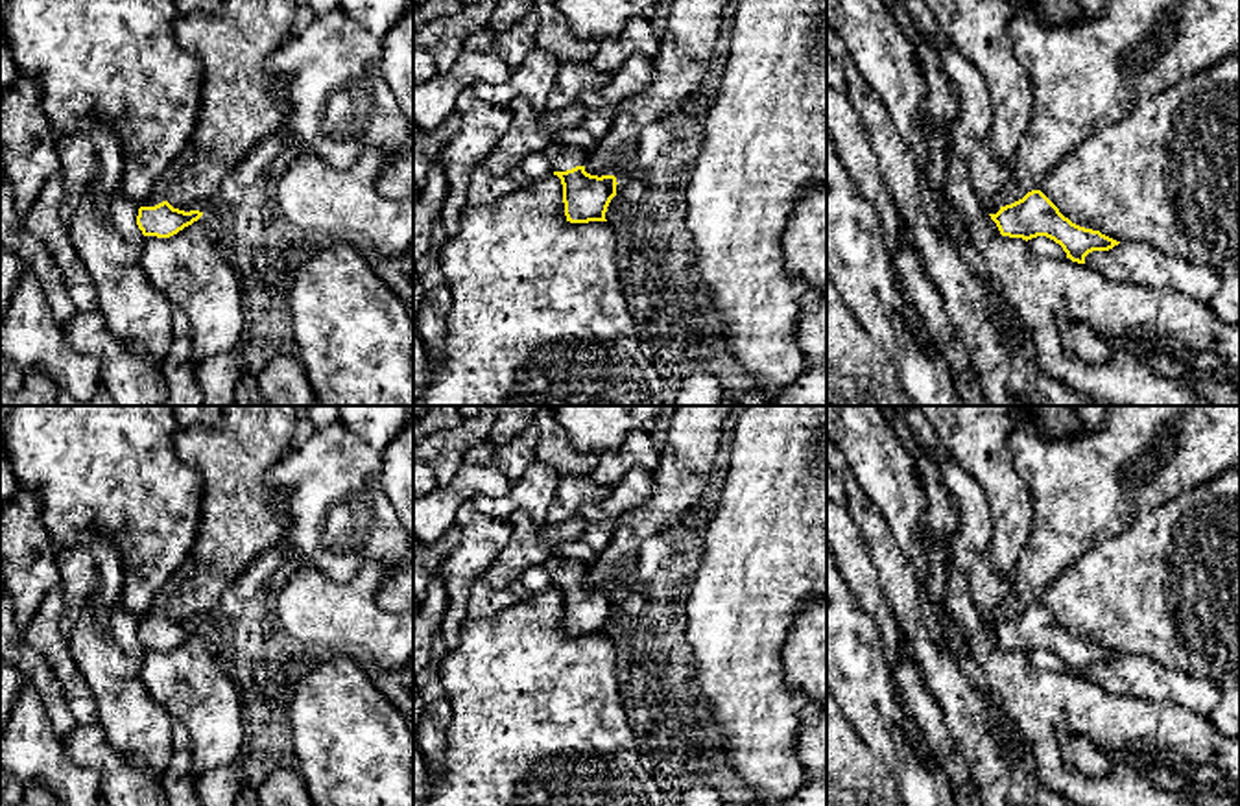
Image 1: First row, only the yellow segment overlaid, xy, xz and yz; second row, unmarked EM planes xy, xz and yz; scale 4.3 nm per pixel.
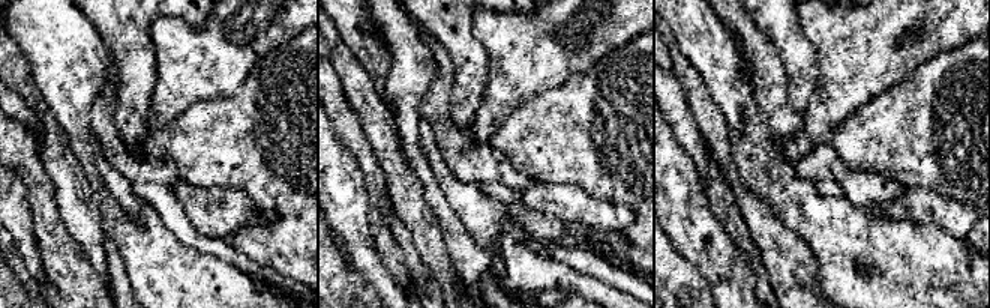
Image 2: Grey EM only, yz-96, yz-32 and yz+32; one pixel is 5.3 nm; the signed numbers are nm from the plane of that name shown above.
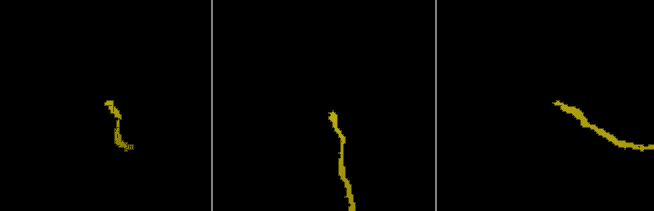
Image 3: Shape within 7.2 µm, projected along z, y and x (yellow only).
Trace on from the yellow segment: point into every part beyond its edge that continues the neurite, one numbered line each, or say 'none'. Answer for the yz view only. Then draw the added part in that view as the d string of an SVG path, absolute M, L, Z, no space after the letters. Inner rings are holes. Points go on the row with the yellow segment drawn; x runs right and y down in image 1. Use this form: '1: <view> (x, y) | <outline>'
1: yz (969, 139) | M899 0L917 31L936 46L945 76L960 100L960 116L952 127L950 148L969 168L972 188L987 214L996 214L996 197L1009 175L989 148L991 98L982 74L960 55L939 30L923 0Z

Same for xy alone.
1: xy (159, 190) | M188 142L186 148L183 149L183 153L173 160L170 170L155 183L149 197L146 199L146 203L142 207L155 207L155 205L166 201L166 192L168 192L170 183L175 179L177 172L183 166L186 166L186 162L190 160L192 153L194 153L194 148Z

